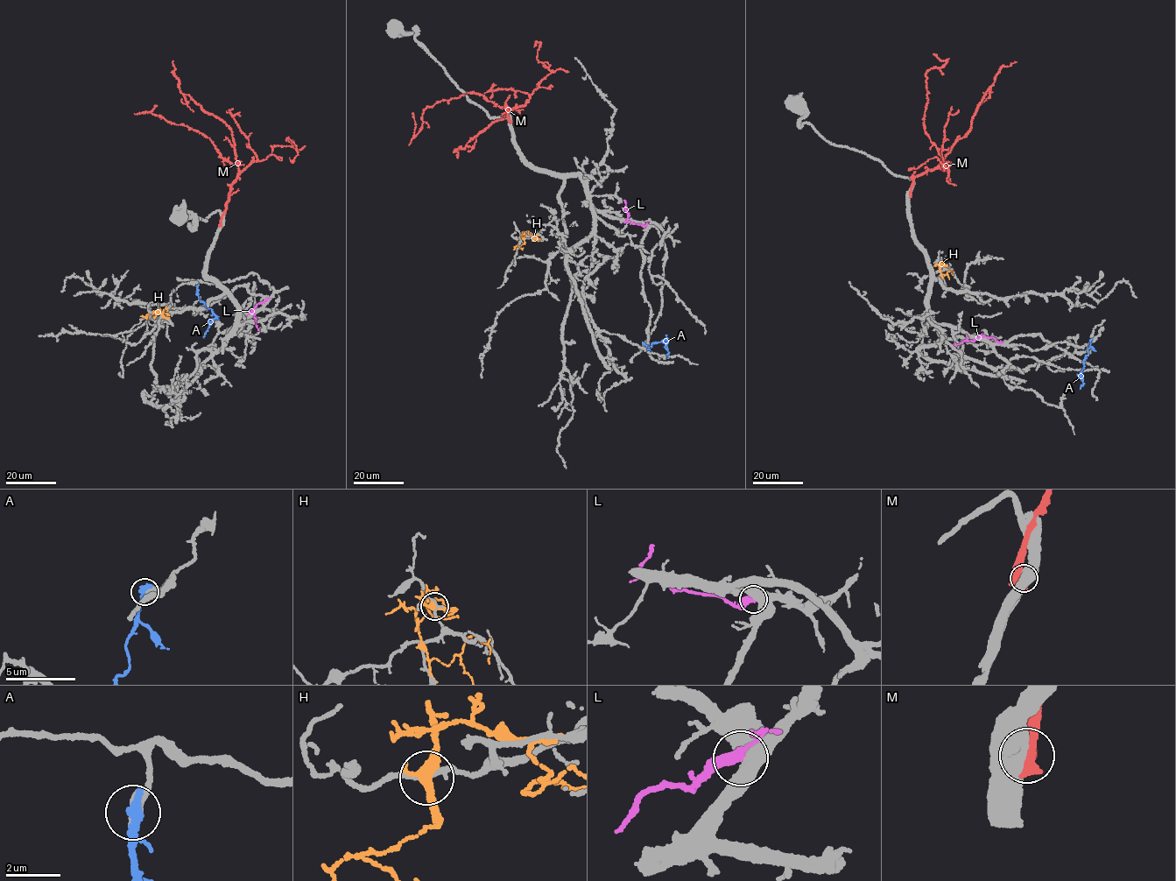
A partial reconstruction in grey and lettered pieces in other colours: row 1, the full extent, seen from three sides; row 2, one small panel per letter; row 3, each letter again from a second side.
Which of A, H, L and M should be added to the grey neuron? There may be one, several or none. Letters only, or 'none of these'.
A

